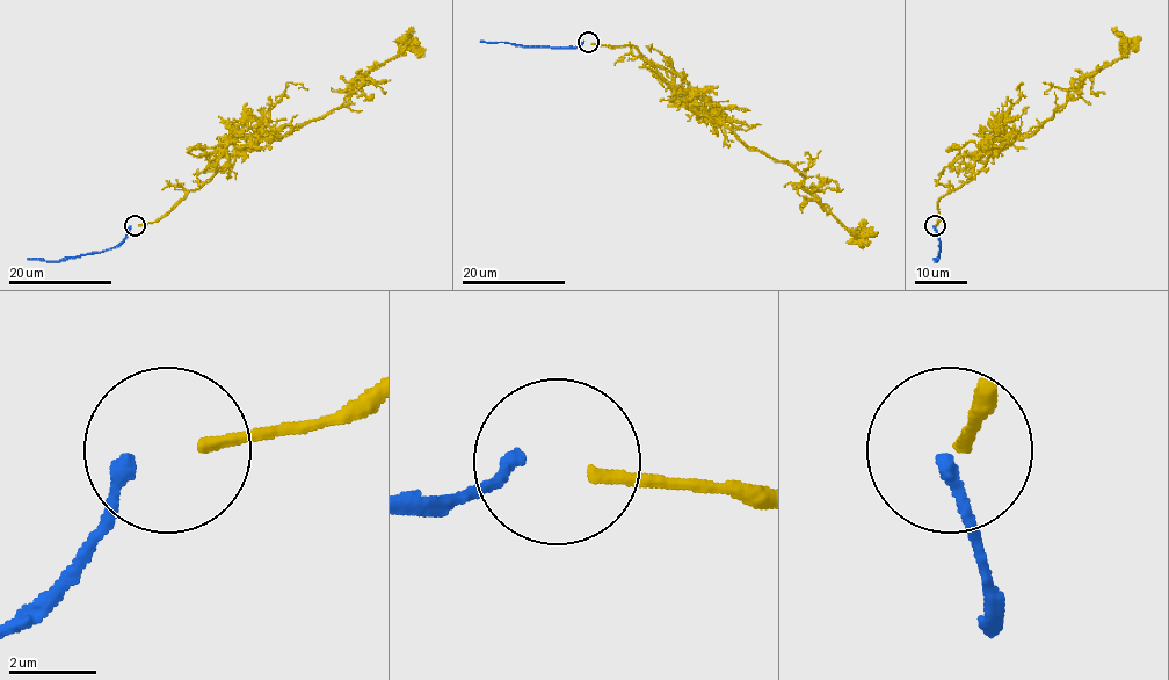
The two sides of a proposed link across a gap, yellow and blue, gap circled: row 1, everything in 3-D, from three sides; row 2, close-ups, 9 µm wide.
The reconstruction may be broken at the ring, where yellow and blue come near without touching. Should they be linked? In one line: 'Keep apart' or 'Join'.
Keep apart

